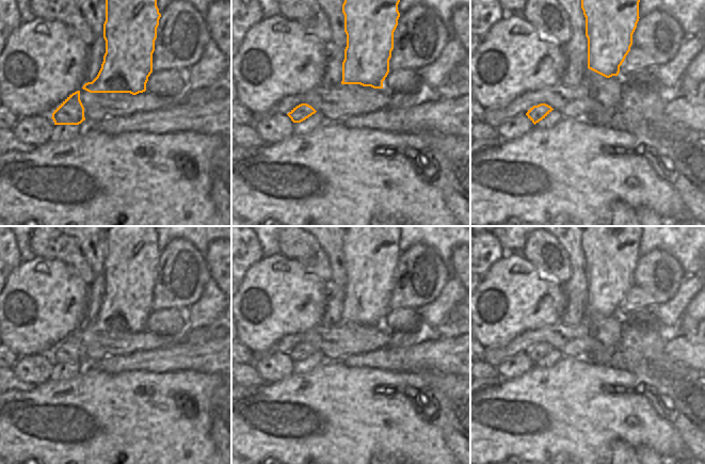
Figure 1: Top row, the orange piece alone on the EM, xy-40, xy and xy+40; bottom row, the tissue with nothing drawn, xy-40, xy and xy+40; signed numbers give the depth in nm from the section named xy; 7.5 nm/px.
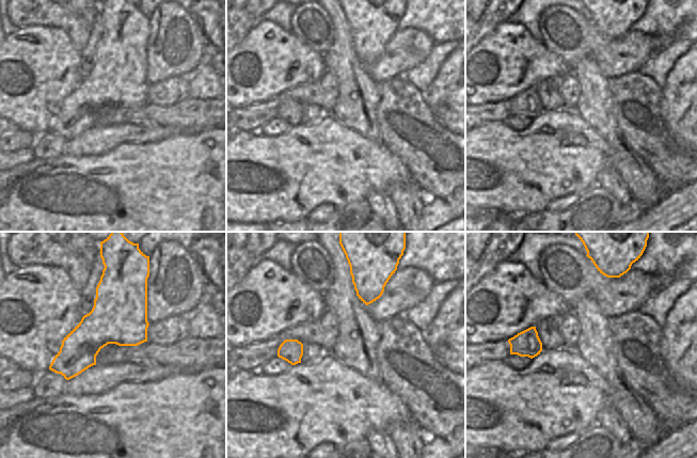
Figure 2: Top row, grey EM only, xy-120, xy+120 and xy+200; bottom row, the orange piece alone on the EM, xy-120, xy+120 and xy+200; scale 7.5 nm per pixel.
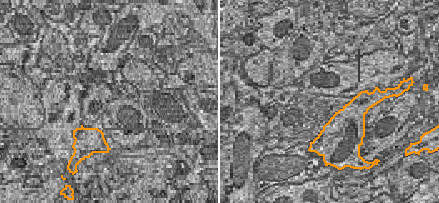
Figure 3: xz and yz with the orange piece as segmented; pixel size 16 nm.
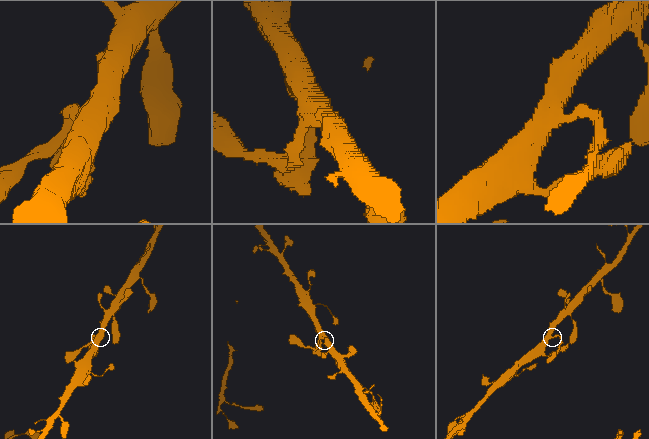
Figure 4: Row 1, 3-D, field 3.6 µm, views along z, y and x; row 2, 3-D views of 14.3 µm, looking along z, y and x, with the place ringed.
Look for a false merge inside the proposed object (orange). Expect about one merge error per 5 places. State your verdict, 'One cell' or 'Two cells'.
One cell

